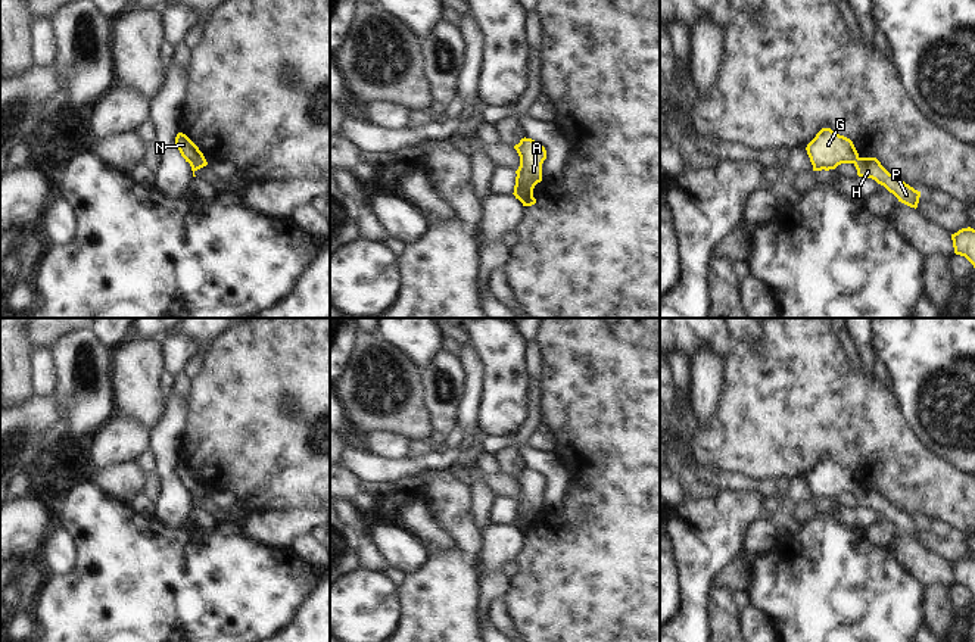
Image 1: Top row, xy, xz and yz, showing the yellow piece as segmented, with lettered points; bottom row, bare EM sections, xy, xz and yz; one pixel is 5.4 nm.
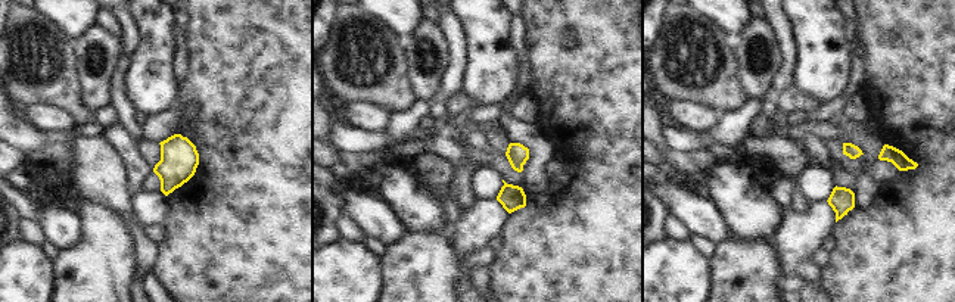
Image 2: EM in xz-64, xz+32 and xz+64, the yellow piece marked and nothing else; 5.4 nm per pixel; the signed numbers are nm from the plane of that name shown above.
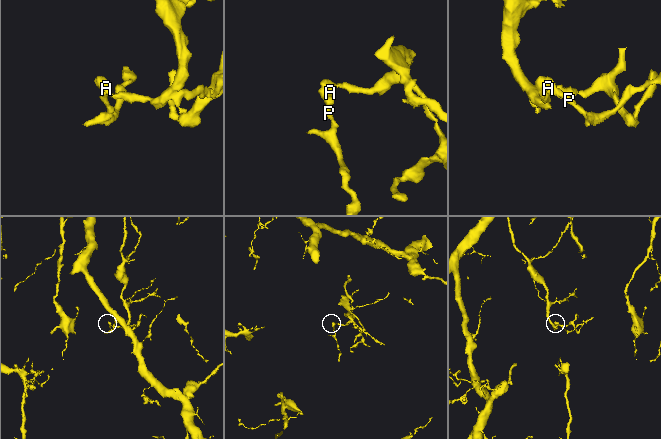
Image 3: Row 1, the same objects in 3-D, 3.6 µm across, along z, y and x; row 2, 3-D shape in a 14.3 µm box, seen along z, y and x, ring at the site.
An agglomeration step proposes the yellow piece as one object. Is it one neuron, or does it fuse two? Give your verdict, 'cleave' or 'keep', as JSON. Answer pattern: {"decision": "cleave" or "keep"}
{"decision": "keep"}

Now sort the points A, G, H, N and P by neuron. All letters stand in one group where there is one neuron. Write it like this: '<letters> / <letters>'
A G H N P

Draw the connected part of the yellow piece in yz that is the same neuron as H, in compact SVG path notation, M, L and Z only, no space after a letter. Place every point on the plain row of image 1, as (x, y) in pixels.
M822 458L806 480L813 501L829 501L841 493L853 493L859 507L875 509L893 523L898 532L918 537L921 521L890 504L876 487L860 487L853 471L831 458Z

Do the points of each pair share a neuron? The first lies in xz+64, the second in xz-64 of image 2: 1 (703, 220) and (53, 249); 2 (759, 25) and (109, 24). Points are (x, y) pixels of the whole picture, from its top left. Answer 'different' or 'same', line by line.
1: different
2: different

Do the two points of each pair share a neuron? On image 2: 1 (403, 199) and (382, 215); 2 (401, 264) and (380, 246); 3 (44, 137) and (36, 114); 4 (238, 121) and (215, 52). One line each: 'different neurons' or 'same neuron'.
1: different neurons
2: different neurons
3: different neurons
4: same neuron

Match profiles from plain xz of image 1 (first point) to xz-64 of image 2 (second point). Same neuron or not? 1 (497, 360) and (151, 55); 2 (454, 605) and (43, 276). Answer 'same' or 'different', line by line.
1: same
2: different

